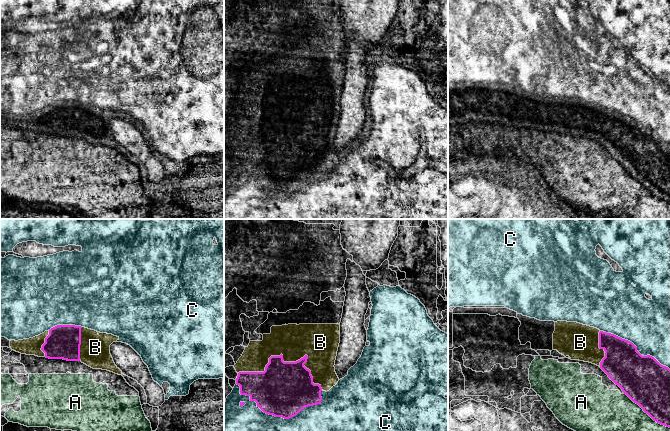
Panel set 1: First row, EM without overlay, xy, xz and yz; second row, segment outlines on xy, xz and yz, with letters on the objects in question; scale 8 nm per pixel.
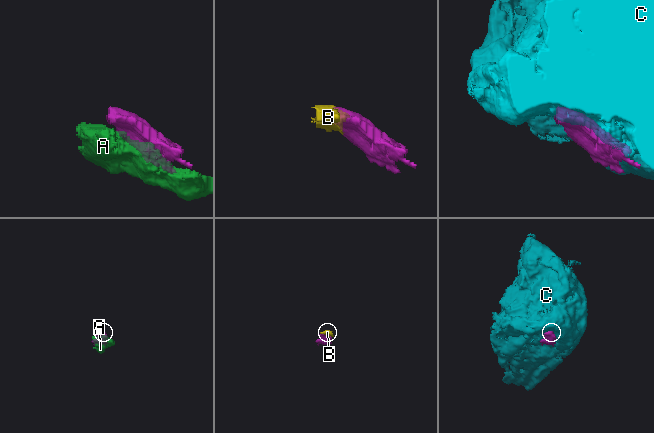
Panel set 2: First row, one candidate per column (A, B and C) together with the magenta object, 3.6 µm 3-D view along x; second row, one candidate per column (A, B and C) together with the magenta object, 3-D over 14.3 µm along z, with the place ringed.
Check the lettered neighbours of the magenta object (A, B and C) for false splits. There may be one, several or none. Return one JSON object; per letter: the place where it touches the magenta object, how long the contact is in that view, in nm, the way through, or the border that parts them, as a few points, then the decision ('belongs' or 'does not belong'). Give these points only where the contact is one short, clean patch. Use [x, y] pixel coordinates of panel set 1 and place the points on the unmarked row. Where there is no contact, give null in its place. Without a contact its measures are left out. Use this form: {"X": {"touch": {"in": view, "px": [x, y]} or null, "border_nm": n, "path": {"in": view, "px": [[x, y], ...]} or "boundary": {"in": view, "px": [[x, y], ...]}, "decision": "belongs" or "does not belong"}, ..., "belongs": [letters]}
{"A": {"touch": {"in": "yz", "px": [646, 188]}, "border_nm": 480, "decision": "does not belong"}, "B": {"touch": {"in": "xz", "px": [285, 138]}, "border_nm": 700, "decision": "belongs"}, "C": {"touch": {"in": "xz", "px": [276, 192]}, "border_nm": 700, "decision": "does not belong"}, "belongs": ["B"]}

